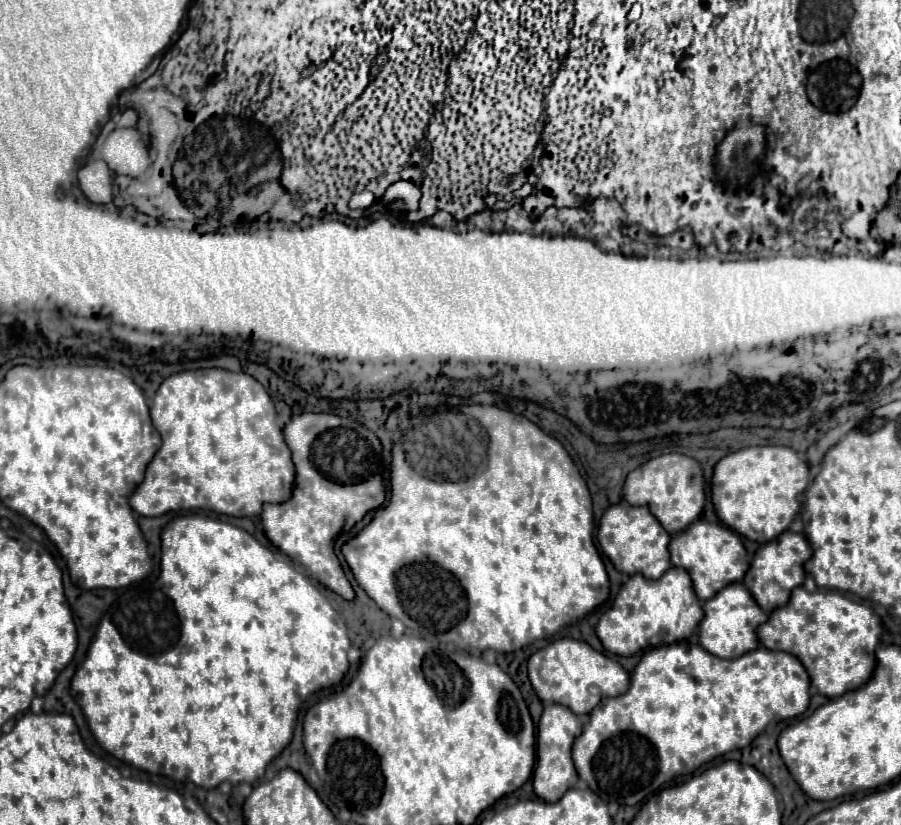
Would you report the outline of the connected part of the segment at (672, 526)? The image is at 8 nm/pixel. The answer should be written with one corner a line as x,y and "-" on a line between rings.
675,452
657,456
633,470
623,490
631,506
647,506
671,536
689,528
705,510
705,476
701,464
695,458

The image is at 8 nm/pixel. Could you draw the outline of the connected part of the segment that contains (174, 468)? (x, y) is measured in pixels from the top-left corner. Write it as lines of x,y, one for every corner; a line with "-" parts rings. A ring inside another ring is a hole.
221,368
169,376
155,394
151,418
163,438
163,446
147,466
145,480
135,490
135,496
131,496
131,508
137,514
163,516
167,512
209,510
235,518
251,518
261,514
263,504
283,504
291,498
295,486
291,450
275,422
277,412
269,394
253,376

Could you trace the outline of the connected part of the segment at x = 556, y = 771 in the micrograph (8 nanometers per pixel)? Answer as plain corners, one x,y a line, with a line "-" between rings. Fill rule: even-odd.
551,704
543,710
543,716
539,720
539,732
537,732
537,766
533,774
533,788
535,794
547,802
559,800
563,792
567,792
577,782
577,770
573,766
571,750
575,738
583,732
583,722
561,704

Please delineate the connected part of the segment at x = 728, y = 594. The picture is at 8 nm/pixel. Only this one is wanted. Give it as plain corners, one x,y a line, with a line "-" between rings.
729,584
723,592
717,592
711,600
703,602
705,618
699,624
701,646
719,658
739,658
759,646
757,628
769,620
769,616
755,604
751,592
741,584

